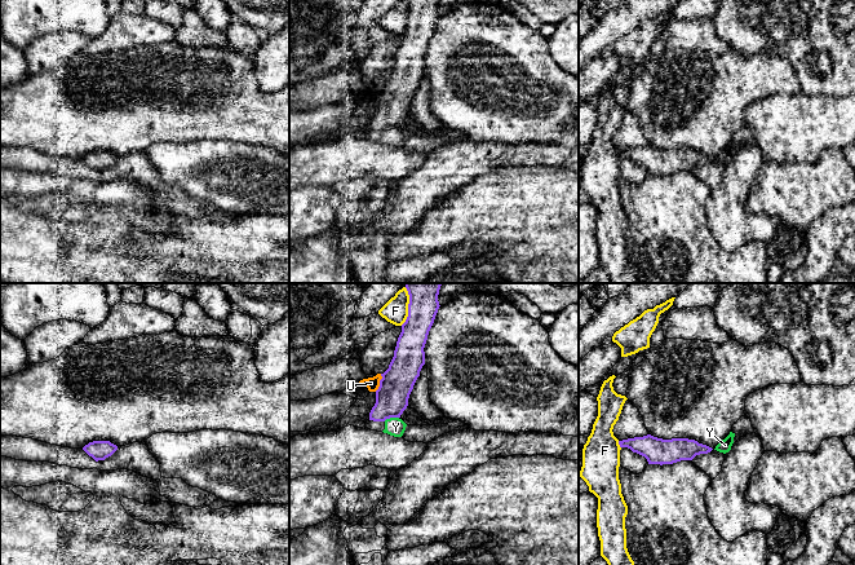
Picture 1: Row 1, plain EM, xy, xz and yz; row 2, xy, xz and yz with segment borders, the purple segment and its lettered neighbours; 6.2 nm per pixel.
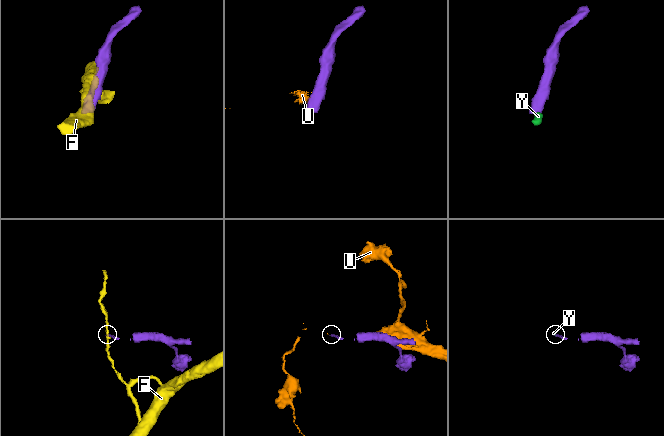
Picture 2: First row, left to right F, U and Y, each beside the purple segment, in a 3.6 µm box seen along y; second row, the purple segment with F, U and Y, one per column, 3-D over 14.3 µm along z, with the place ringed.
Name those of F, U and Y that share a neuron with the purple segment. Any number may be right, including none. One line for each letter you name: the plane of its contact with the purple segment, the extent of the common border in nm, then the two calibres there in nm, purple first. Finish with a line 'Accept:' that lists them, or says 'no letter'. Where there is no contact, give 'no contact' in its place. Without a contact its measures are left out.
Y: meets purple in xz; contact 100 nm long; 200 nm thick on the purple side, 120 nm on the other
Accept: Y

